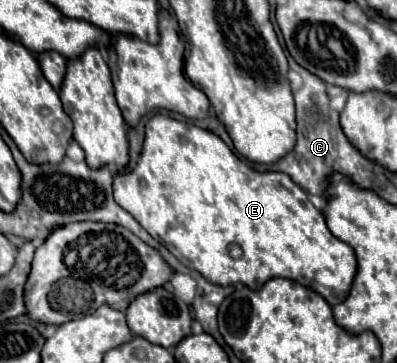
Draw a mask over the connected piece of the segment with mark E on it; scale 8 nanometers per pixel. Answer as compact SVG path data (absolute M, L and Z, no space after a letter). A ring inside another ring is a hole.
M155 115L147 121L143 153L137 167L129 175L115 177L115 201L127 209L151 237L175 245L173 249L179 253L177 259L181 259L183 265L199 271L215 285L243 283L257 291L271 277L285 277L303 281L305 287L319 293L329 305L337 305L347 299L357 275L353 249L329 231L323 213L315 209L307 191L303 191L289 175L253 171L215 133L171 119L169 115ZM229 243L241 245L241 259L229 257Z

